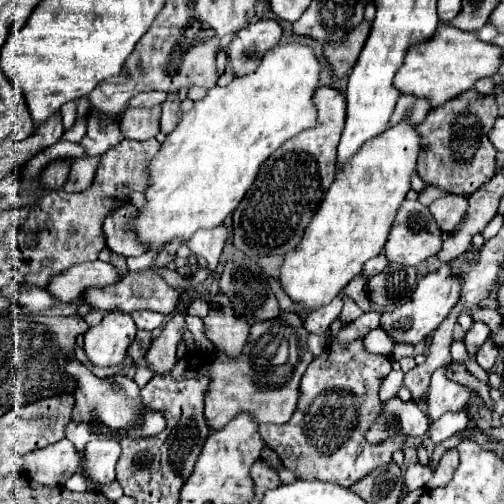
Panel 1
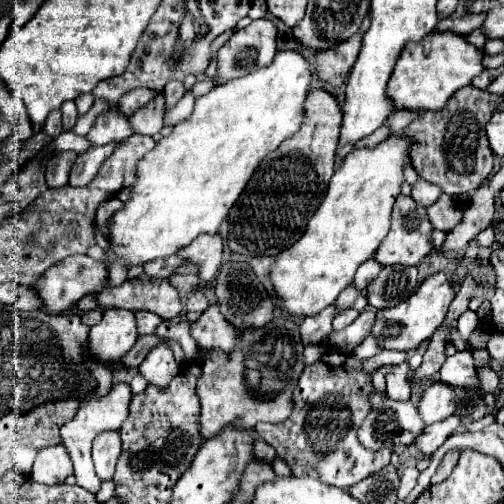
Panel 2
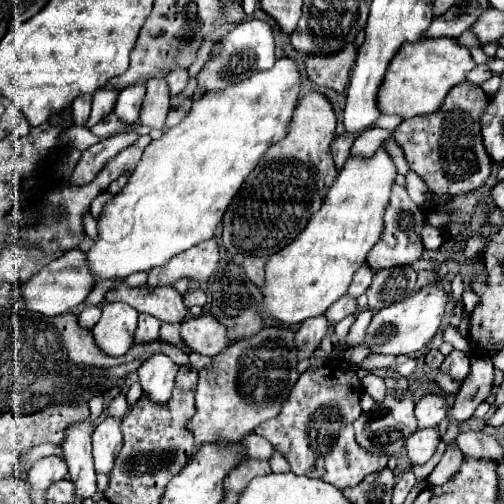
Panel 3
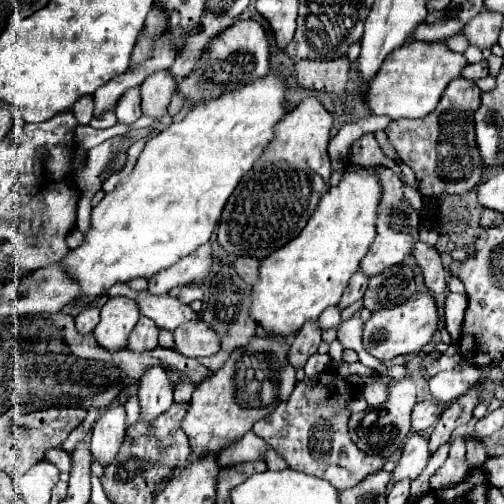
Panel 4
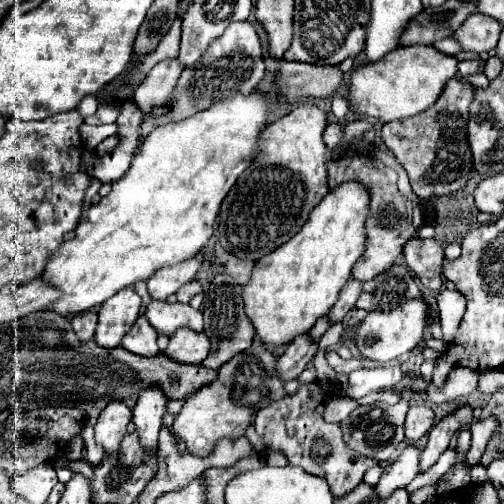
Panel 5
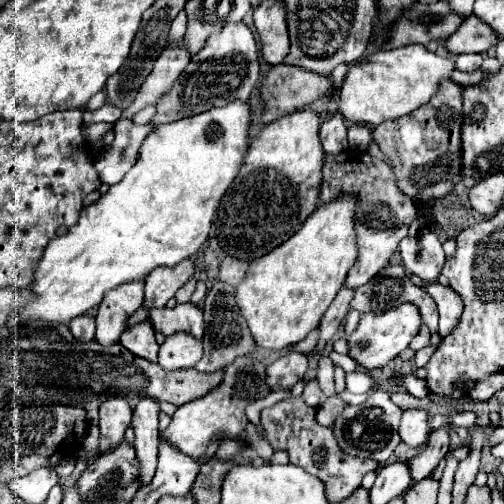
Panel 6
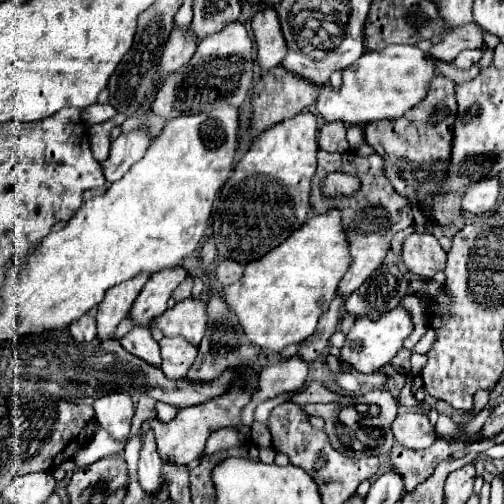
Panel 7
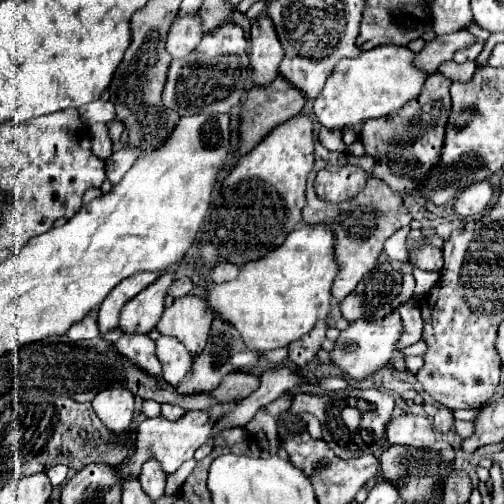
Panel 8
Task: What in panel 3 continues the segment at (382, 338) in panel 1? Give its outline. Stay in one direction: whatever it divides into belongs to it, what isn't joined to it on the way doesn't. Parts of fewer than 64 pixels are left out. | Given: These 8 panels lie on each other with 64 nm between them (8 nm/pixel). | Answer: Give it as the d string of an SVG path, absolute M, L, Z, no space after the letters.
M354 346L354 348L350 348L350 350L344 352L344 360L352 362L352 364L362 362L366 356L368 356L368 348L366 346Z

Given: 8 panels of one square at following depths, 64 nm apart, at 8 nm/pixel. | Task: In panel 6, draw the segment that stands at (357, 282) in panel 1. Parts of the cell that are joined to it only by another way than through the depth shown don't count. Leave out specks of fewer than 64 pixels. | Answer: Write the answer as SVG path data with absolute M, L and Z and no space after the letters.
M314 328L314 330L306 336L306 340L300 342L300 344L296 344L294 348L300 350L300 352L312 352L312 350L316 348L316 342L318 342L318 328Z

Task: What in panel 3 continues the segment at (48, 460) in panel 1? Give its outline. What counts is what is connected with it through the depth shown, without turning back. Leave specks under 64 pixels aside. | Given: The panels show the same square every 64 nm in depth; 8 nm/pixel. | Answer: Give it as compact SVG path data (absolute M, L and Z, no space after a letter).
M44 456L34 462L34 466L30 468L30 472L26 476L26 482L32 486L32 496L42 496L42 492L50 484L64 480L66 474L68 474L68 464L64 462L64 458Z

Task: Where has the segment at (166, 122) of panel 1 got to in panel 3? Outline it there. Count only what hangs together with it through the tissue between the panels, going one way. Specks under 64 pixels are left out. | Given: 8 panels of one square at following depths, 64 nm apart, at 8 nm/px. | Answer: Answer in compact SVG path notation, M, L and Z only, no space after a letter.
M186 70L172 72L172 76L166 78L166 84L168 84L168 90L170 90L170 98L176 98L178 94L182 94L182 90L188 84L188 72Z

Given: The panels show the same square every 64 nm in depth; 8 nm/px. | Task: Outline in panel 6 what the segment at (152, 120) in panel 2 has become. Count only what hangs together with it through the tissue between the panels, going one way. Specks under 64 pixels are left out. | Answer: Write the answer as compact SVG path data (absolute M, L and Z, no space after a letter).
M182 42L168 46L154 62L152 72L148 74L148 78L144 80L144 84L140 86L134 102L124 110L124 116L134 116L138 110L156 104L178 80L178 76L182 74L182 70L188 64L188 52L184 52Z

